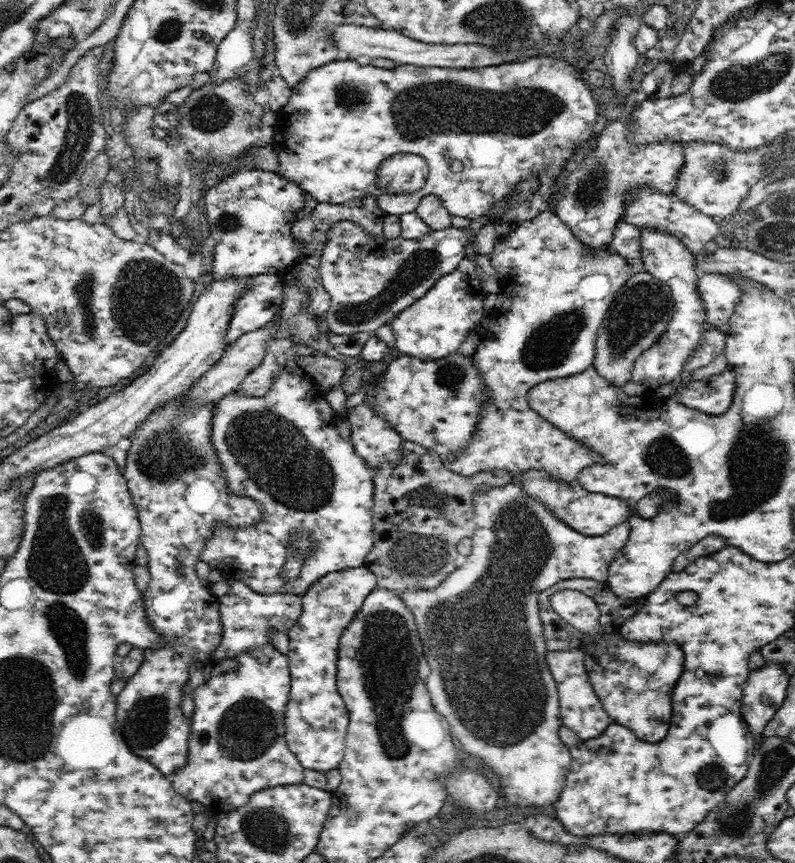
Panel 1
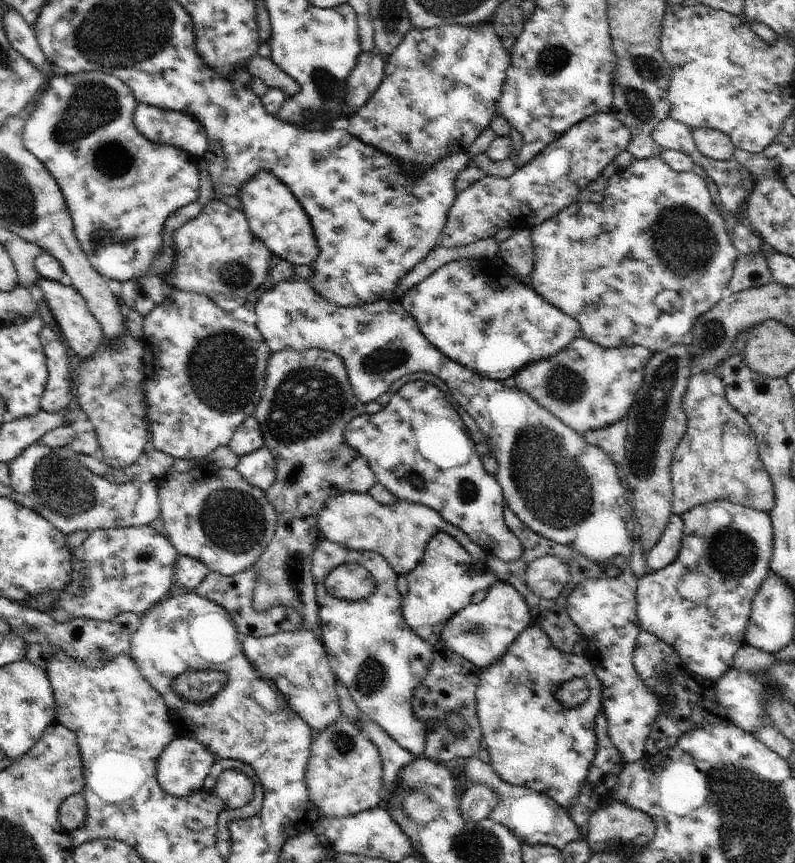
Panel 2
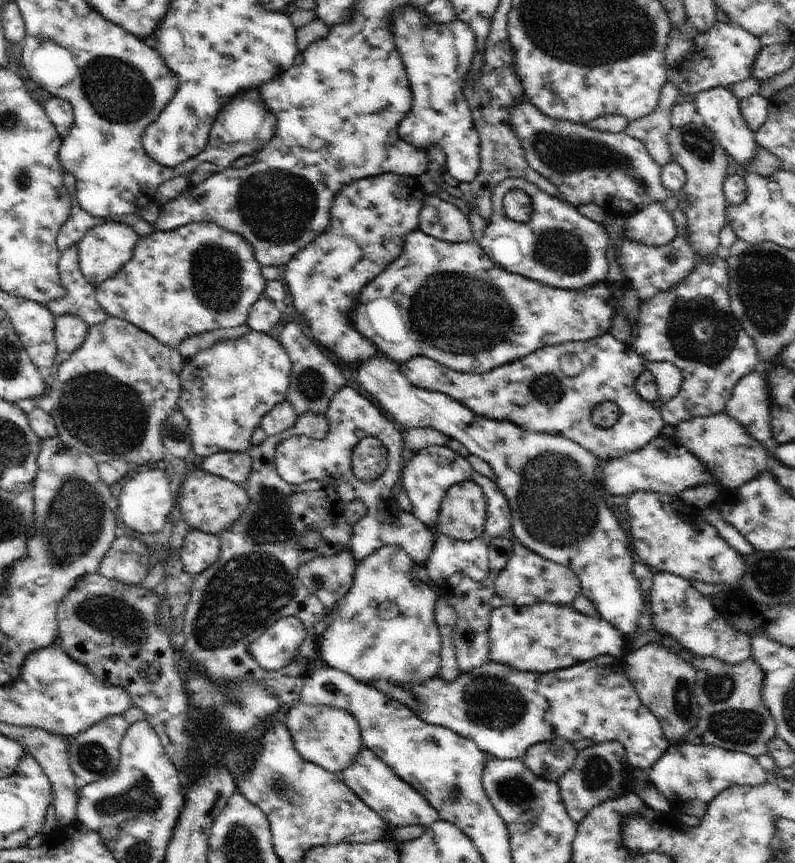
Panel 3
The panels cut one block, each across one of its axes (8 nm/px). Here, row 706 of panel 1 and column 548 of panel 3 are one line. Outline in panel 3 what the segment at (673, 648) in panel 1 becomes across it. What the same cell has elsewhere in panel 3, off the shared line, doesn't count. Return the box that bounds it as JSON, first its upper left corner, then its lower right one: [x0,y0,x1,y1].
[489,603,626,673]

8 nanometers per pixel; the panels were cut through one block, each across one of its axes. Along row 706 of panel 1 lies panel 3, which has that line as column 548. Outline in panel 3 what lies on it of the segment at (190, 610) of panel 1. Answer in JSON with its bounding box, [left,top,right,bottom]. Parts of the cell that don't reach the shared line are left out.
[511,99,673,218]

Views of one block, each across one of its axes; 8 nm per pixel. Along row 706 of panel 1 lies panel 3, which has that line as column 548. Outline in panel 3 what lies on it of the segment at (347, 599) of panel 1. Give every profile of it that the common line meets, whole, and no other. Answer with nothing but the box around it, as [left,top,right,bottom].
[349,229,616,374]

